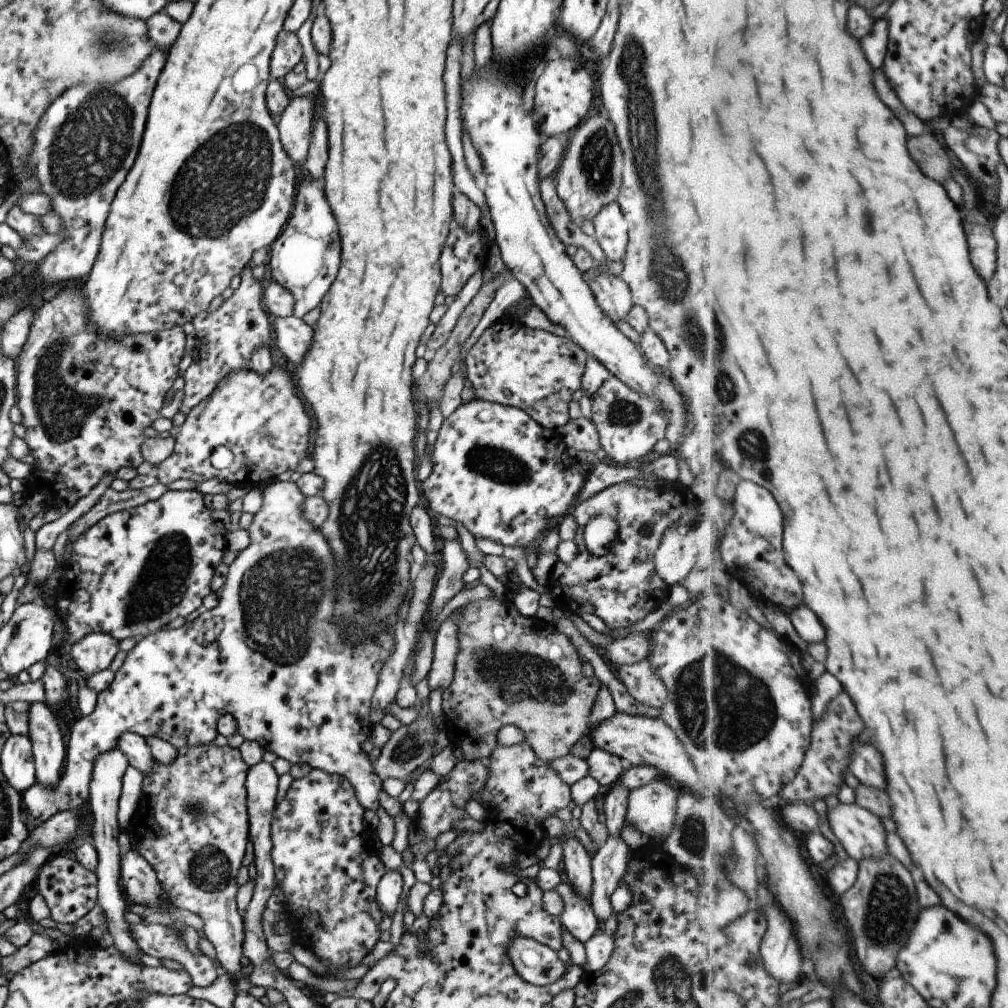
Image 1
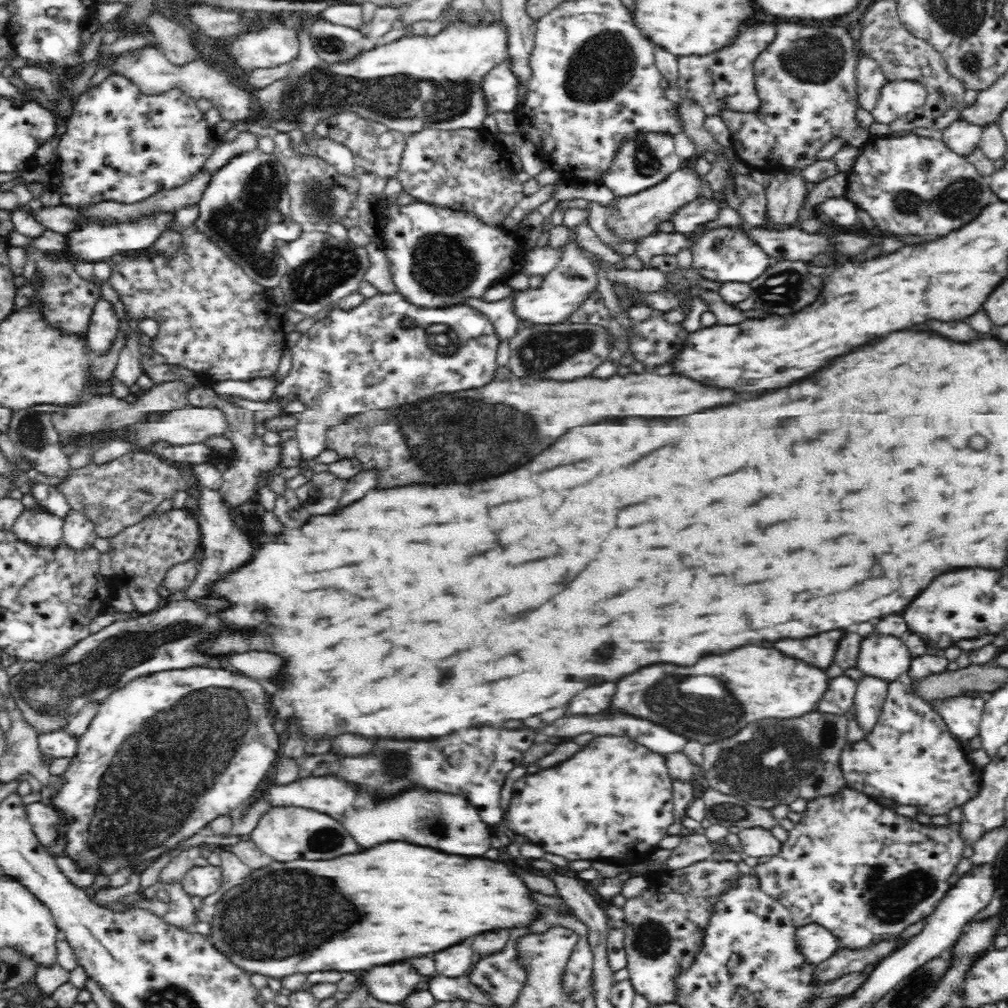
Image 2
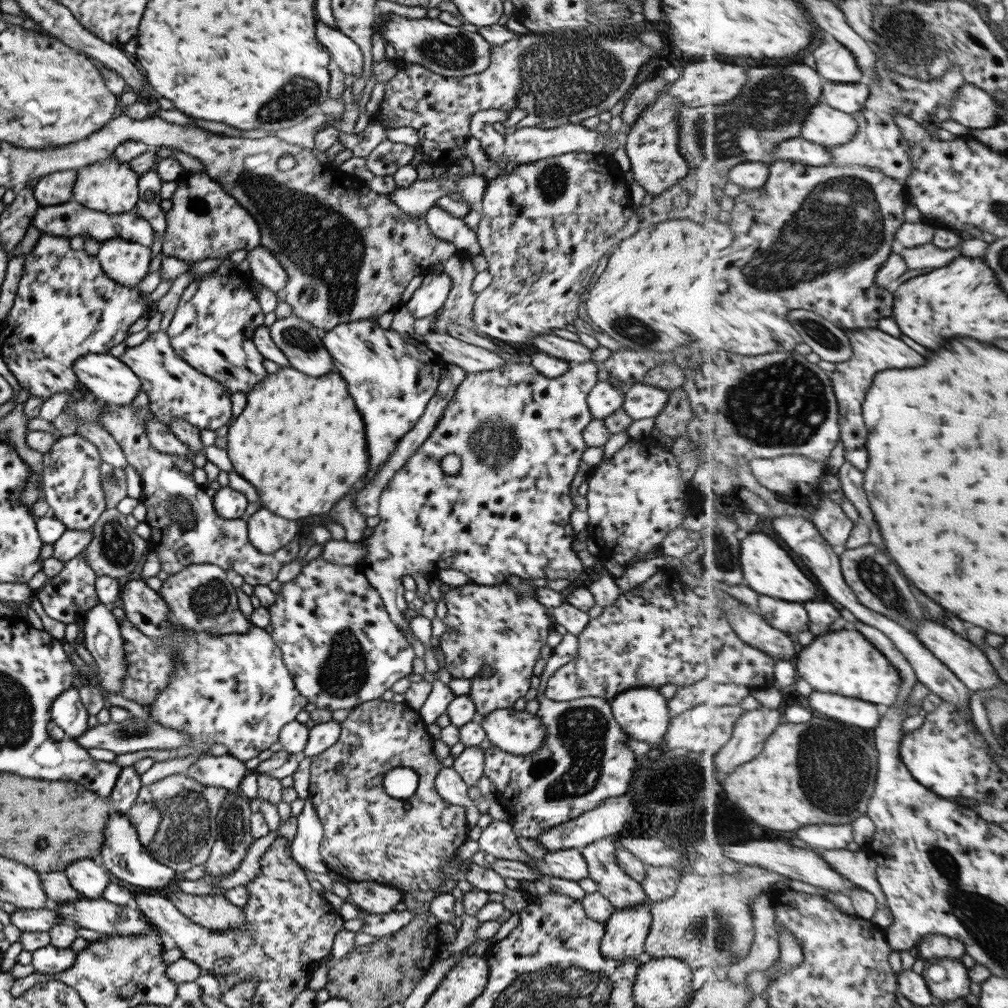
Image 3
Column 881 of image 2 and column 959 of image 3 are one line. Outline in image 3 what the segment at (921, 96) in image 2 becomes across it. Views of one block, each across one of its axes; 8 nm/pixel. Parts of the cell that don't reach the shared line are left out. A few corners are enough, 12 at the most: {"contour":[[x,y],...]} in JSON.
{"contour":[[965,84],[952,120],[969,128],[997,125],[999,102]]}

